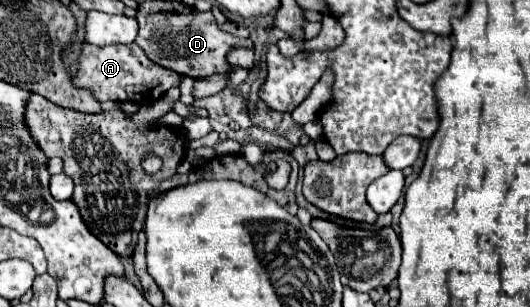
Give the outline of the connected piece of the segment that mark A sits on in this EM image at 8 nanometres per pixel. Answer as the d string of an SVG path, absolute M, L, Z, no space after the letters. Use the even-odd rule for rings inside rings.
M83 43L81 53L79 53L79 65L77 65L77 75L73 77L73 83L79 89L89 89L97 101L131 101L137 105L147 105L149 101L161 99L171 87L181 85L181 75L163 69L159 65L153 65L141 53L137 45L107 45L107 47L97 47Z

